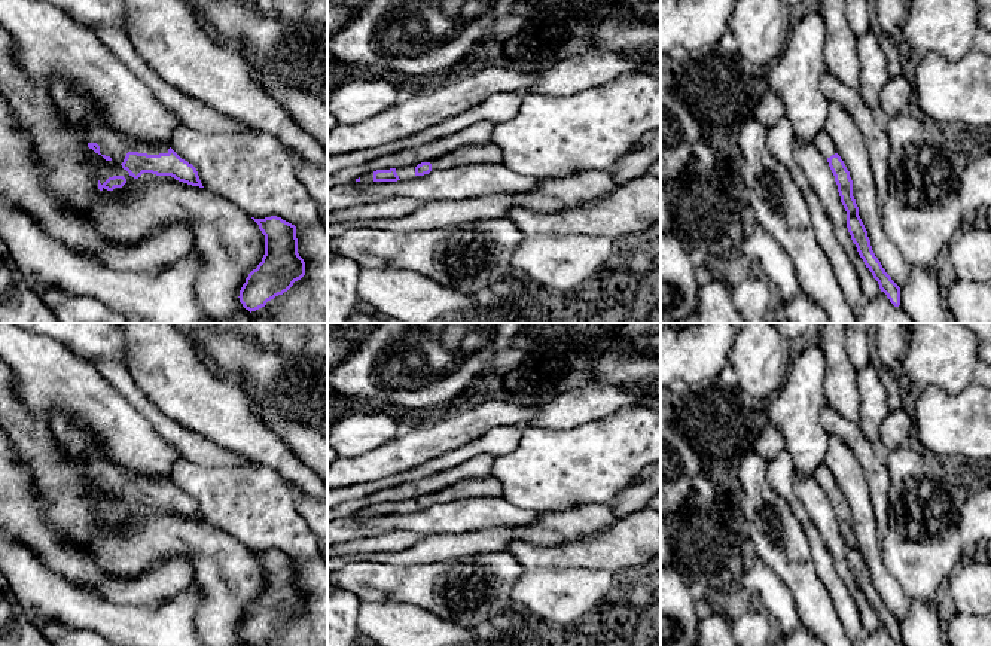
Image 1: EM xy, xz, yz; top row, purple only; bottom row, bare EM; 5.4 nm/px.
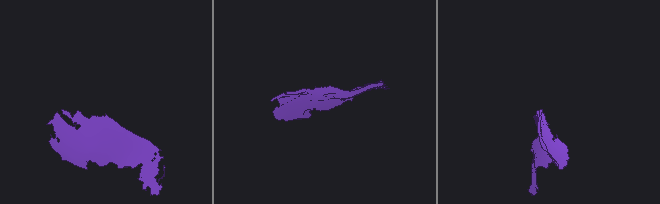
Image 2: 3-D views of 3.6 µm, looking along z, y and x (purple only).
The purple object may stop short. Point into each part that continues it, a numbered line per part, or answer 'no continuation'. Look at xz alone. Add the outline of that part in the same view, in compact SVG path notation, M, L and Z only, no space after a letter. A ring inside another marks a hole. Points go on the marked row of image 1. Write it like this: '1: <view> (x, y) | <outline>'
1: xz (403, 173) | M415 167L396 168L396 173L397 173L400 180L408 180L411 176L415 174Z

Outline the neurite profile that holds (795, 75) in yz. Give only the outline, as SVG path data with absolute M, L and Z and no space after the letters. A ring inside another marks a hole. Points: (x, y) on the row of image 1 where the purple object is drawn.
M814 4L798 13L787 43L771 64L769 89L784 103L795 138L809 144L824 131L830 103L820 88L826 71L826 21Z

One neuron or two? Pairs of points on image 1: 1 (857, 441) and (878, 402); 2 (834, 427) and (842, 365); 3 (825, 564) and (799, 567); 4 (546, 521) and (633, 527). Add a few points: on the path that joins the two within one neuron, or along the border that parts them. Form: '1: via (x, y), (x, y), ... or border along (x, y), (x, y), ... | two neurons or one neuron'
1: border along (857, 421), (865, 436), (883, 454) | two neurons
2: border along (826, 402), (844, 417), (857, 421) | two neurons
3: border along (810, 547), (817, 575), (831, 597) | two neurons
4: border along (619, 518), (603, 530), (578, 539) | two neurons

